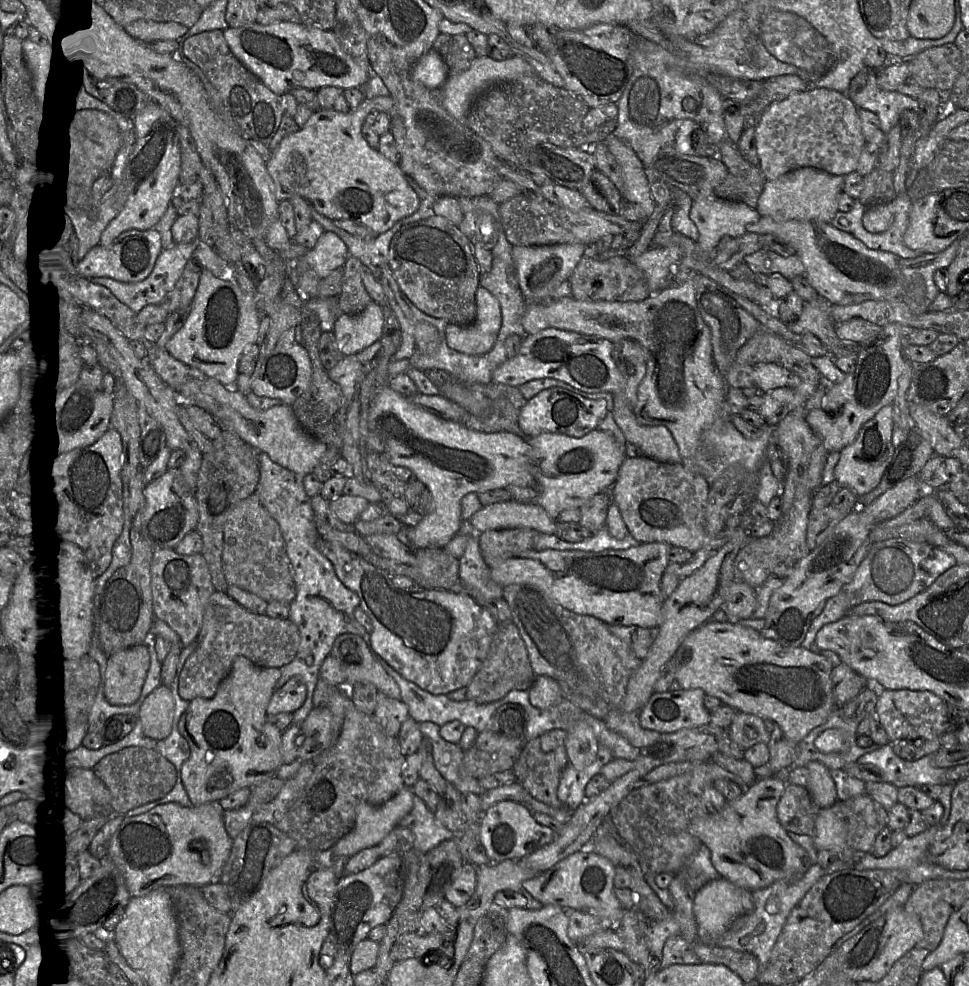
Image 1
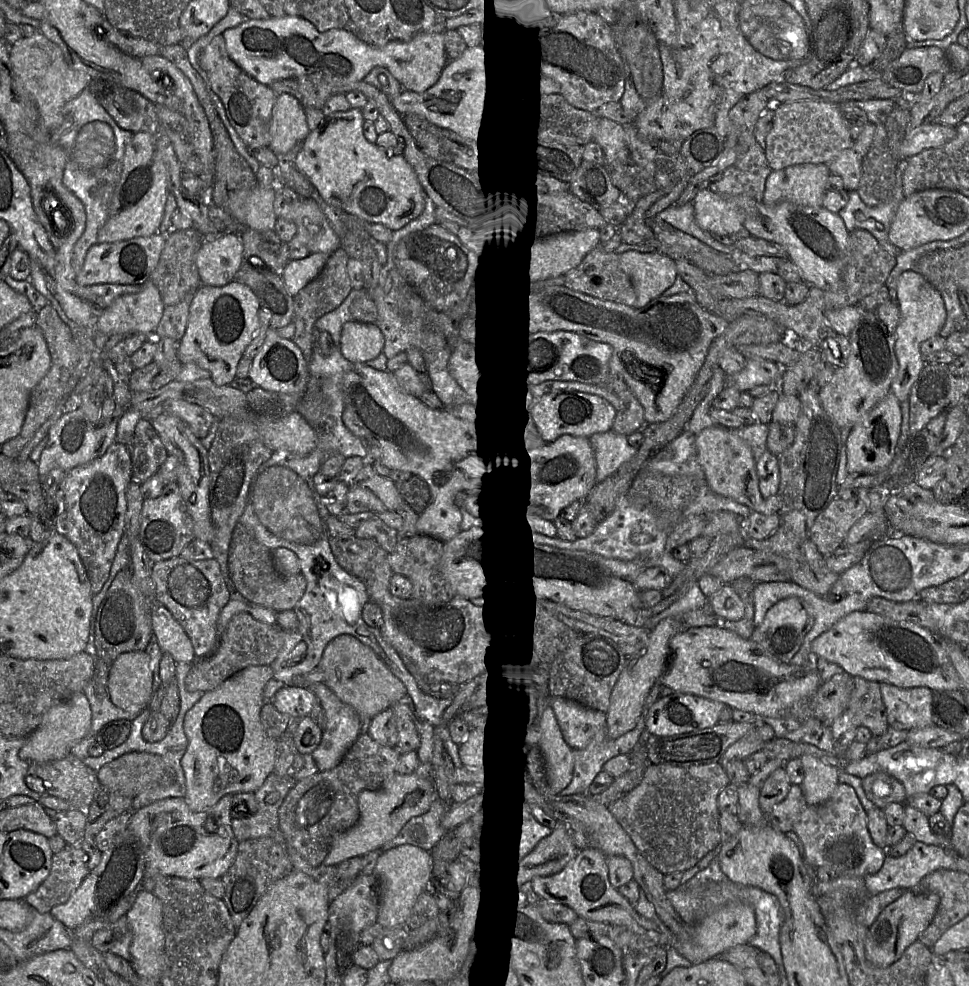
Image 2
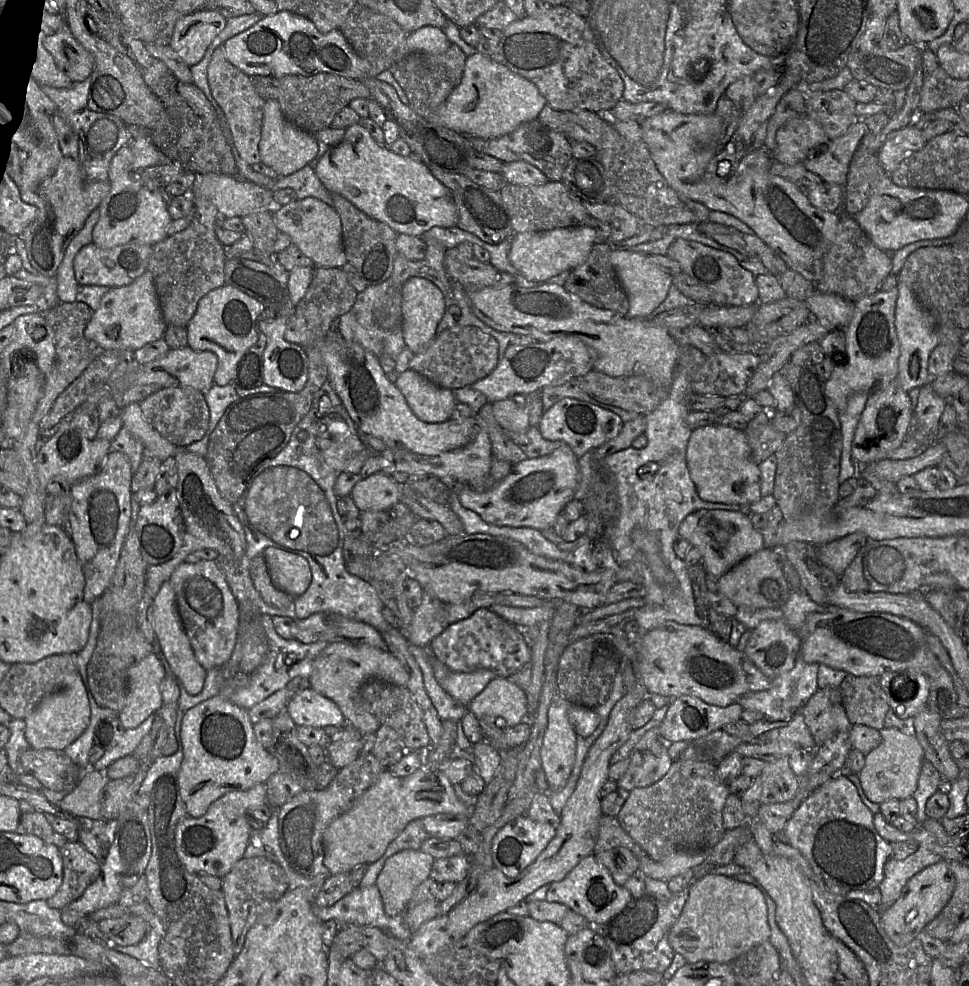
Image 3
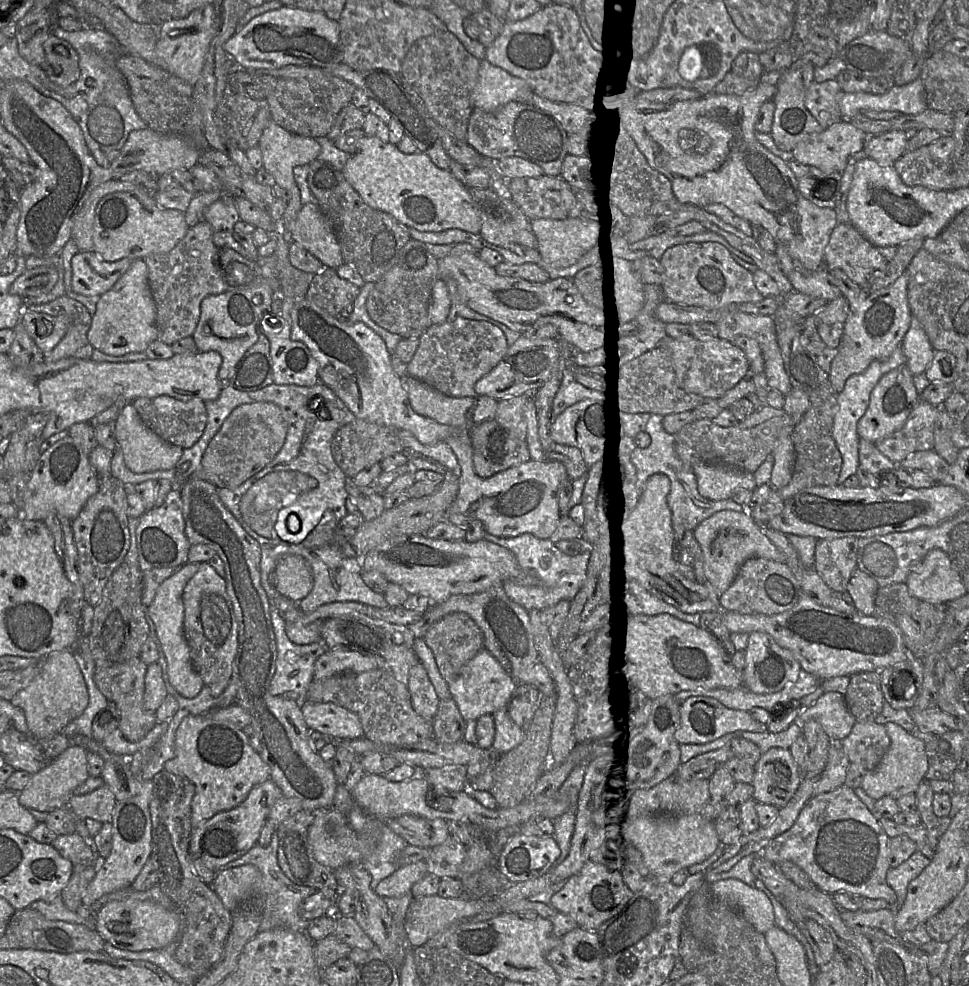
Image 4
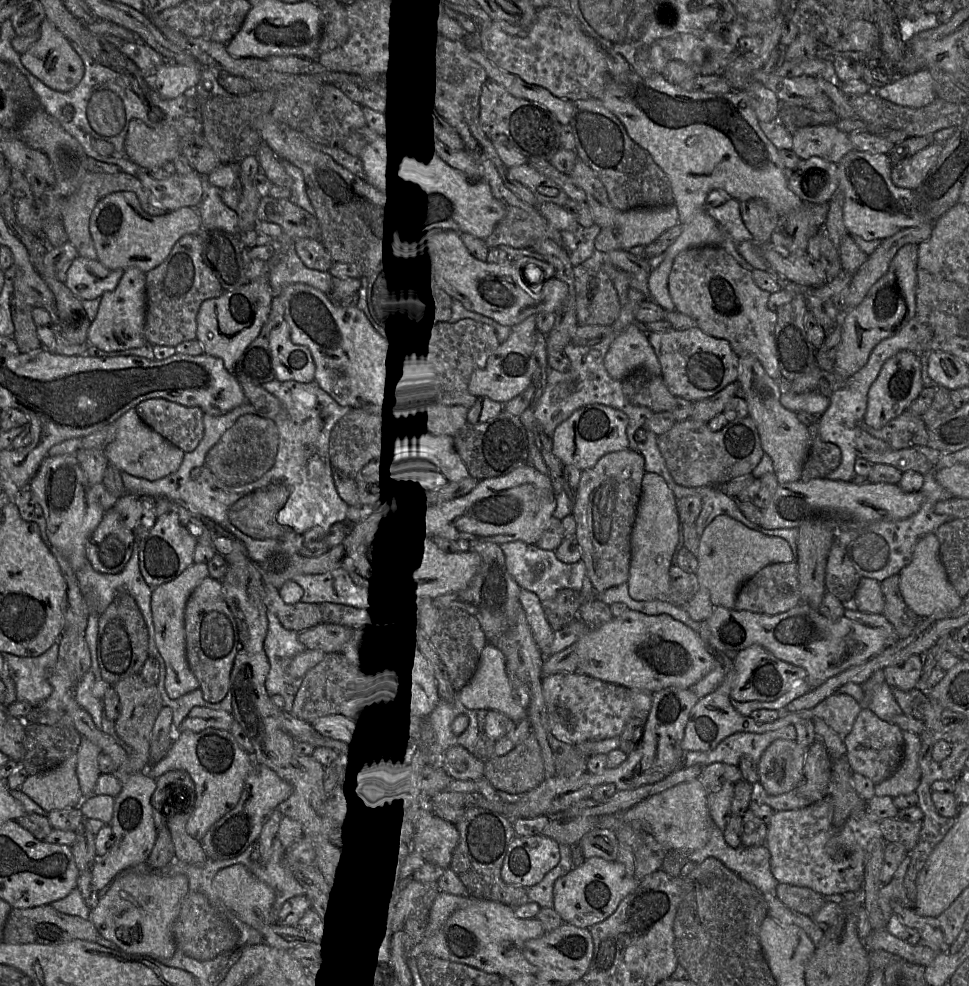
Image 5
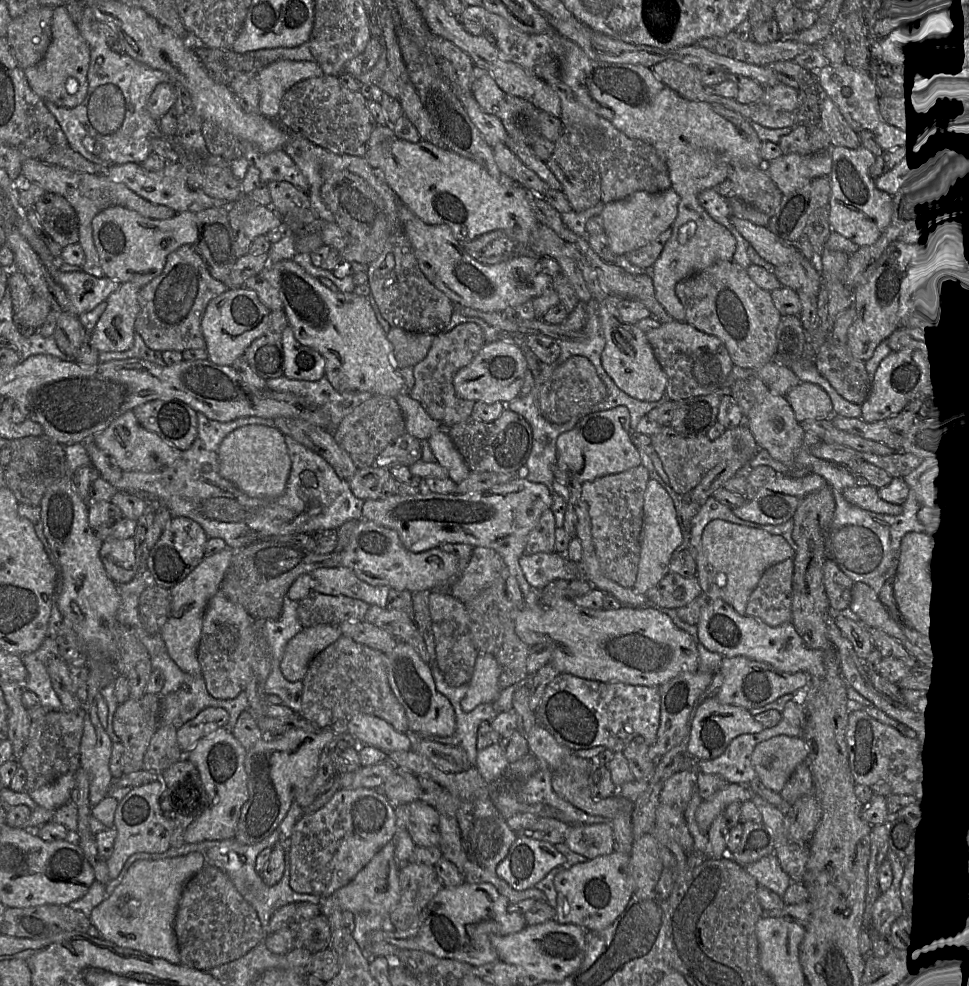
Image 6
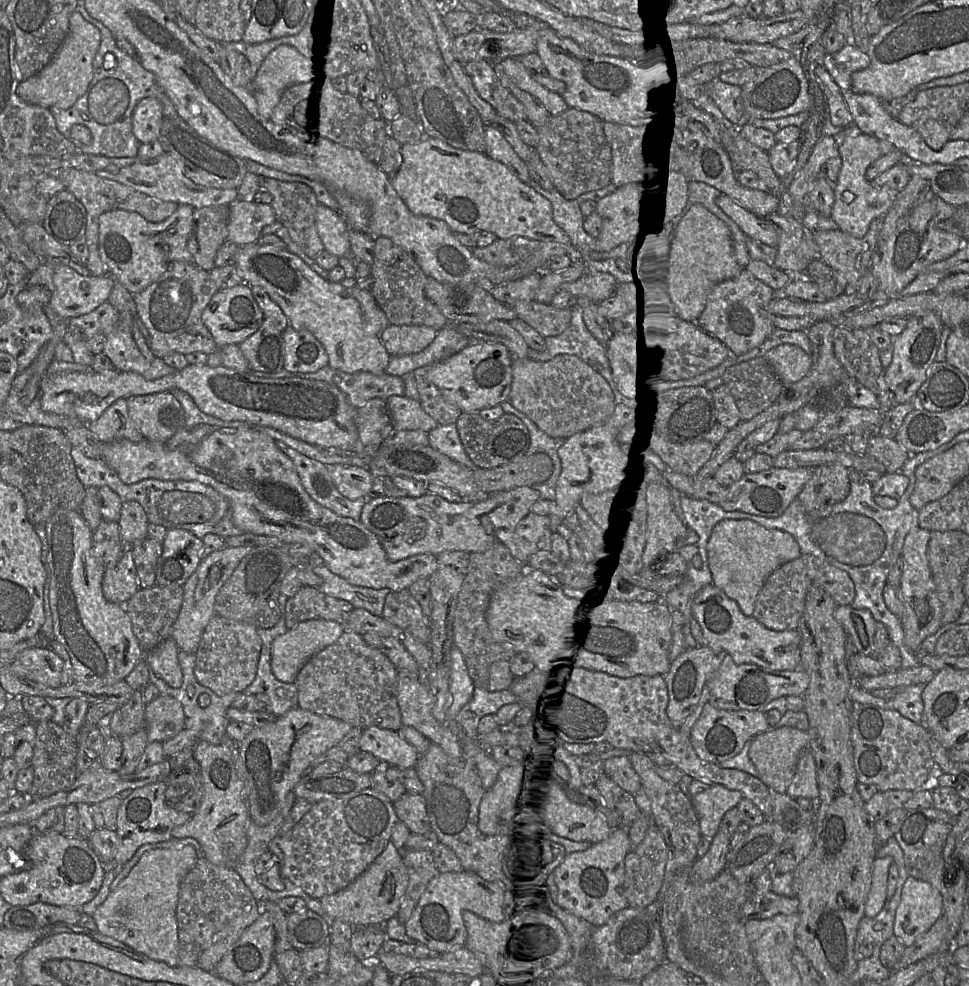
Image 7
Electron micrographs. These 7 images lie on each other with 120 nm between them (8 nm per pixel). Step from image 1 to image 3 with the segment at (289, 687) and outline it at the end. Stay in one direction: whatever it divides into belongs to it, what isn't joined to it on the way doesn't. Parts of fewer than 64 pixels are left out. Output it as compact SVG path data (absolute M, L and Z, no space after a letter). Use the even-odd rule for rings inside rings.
M312 688L296 693L288 701L286 711L297 726L324 729L327 726L343 728L348 725L336 703Z

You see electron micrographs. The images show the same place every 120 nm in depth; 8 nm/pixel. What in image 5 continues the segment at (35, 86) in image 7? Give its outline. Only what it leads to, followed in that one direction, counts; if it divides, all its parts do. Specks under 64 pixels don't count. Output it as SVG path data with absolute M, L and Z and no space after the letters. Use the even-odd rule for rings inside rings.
M47 18L40 25L39 39L21 55L21 63L47 87L59 92L73 90L85 73L83 60L73 49L71 42Z

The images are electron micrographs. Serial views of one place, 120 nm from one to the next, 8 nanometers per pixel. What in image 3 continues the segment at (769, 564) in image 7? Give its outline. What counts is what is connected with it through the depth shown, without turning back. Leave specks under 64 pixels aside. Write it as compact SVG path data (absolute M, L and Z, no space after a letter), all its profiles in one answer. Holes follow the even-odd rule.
M697 510L681 522L678 535L700 550L707 576L717 580L740 561L765 547L762 532L754 528L749 514L740 511Z

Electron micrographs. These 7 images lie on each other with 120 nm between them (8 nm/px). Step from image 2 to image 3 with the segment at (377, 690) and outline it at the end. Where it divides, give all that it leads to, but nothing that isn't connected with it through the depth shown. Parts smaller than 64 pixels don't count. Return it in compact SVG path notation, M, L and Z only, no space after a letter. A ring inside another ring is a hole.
M333 642L329 643L313 661L310 688L335 702L347 724L366 738L366 736L375 734L380 727L380 722L374 715L358 706L356 695L367 681L374 678L406 687L410 675L400 660L387 648L379 649L367 644L354 645L344 642Z

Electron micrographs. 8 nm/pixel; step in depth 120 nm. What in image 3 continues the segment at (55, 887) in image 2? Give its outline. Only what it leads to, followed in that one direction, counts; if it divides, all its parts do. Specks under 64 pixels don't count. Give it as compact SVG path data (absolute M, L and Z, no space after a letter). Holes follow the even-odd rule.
M67 842L59 848L63 863L63 880L57 892L49 898L51 908L61 910L82 896L98 877L101 862L79 842Z

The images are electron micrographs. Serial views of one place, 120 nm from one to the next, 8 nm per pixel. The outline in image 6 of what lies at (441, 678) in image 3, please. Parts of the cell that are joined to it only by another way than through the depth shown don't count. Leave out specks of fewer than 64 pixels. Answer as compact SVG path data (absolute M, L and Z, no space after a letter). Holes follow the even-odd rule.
M479 653L465 697L461 700L463 711L470 712L483 703L494 702L501 691L500 666L493 655Z

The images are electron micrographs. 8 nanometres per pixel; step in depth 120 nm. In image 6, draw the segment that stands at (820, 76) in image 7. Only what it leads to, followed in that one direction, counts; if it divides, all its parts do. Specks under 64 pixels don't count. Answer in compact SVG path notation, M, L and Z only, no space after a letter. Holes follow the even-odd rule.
M819 84L819 126L829 135L832 147L843 146L856 149L861 146L859 133L841 114L838 106L824 92Z

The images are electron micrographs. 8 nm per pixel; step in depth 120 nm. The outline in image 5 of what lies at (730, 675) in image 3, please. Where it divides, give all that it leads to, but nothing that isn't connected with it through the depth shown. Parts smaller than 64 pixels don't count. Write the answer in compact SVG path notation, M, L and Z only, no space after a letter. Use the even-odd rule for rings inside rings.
M629 609L600 627L580 635L575 642L575 648L578 673L651 694L668 687L691 688L710 672L714 660L711 649L689 626L667 614L646 615Z

